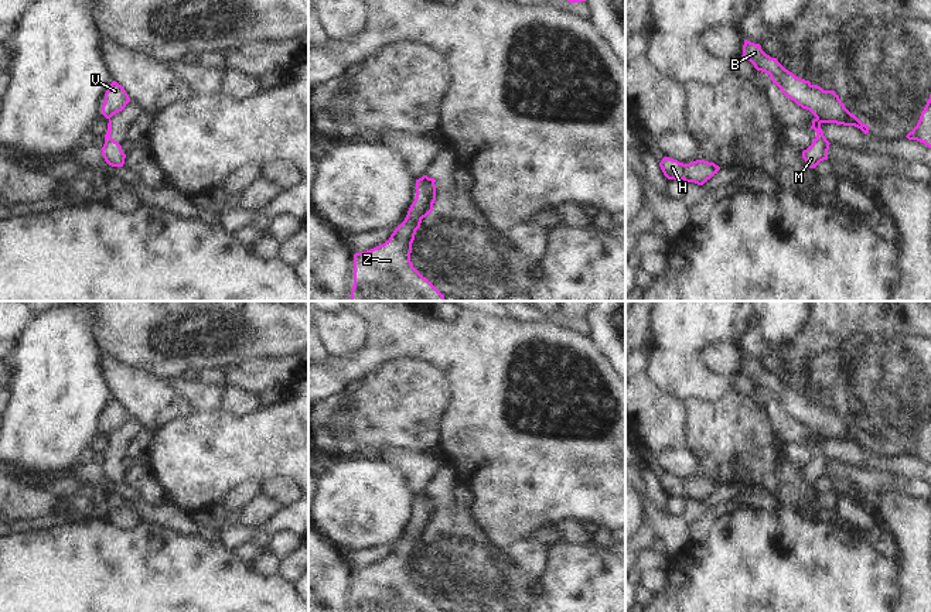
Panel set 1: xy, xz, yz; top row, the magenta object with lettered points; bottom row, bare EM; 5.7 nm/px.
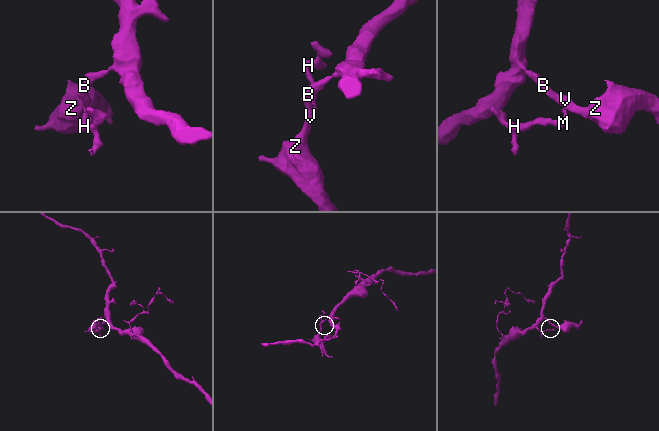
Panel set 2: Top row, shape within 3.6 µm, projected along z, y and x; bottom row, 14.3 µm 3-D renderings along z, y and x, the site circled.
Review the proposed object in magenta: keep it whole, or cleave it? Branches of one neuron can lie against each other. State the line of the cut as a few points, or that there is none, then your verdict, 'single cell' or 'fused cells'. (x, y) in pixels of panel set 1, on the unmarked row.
cut yz (817, 434), (822, 438); fused cells

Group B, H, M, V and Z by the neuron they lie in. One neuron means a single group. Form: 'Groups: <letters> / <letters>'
Groups: B V Z / H M

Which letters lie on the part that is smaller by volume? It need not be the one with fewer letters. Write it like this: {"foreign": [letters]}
{"foreign": ["H", "M"]}

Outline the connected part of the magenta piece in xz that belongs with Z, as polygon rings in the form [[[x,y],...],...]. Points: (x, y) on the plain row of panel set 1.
[[[427,492],[416,496],[416,514],[405,537],[383,561],[354,571],[351,612],[443,612],[410,578],[416,547],[434,517],[434,499]]]

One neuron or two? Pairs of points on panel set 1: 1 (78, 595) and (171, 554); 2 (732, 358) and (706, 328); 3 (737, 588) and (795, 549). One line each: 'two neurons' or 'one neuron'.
1: one neuron
2: two neurons
3: one neuron

